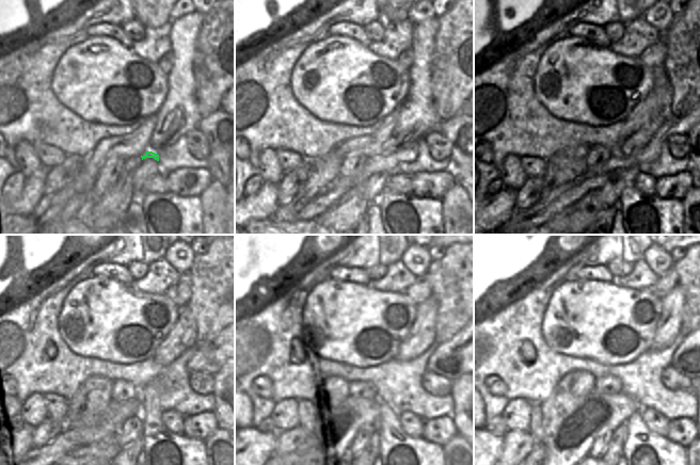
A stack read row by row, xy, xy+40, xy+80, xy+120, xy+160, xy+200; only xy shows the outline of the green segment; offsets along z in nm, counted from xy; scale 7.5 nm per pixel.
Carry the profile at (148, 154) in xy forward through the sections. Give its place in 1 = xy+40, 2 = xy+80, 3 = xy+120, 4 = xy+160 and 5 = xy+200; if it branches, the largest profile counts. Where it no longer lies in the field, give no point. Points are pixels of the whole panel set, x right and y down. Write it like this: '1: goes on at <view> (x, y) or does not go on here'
1: goes on at xy+40 (337, 188)
2: goes on at xy+80 (544, 209)
3: goes on at xy+120 (108, 425)
4: goes on at xy+160 (451, 358)
5: goes on at xy+200 (690, 359)

